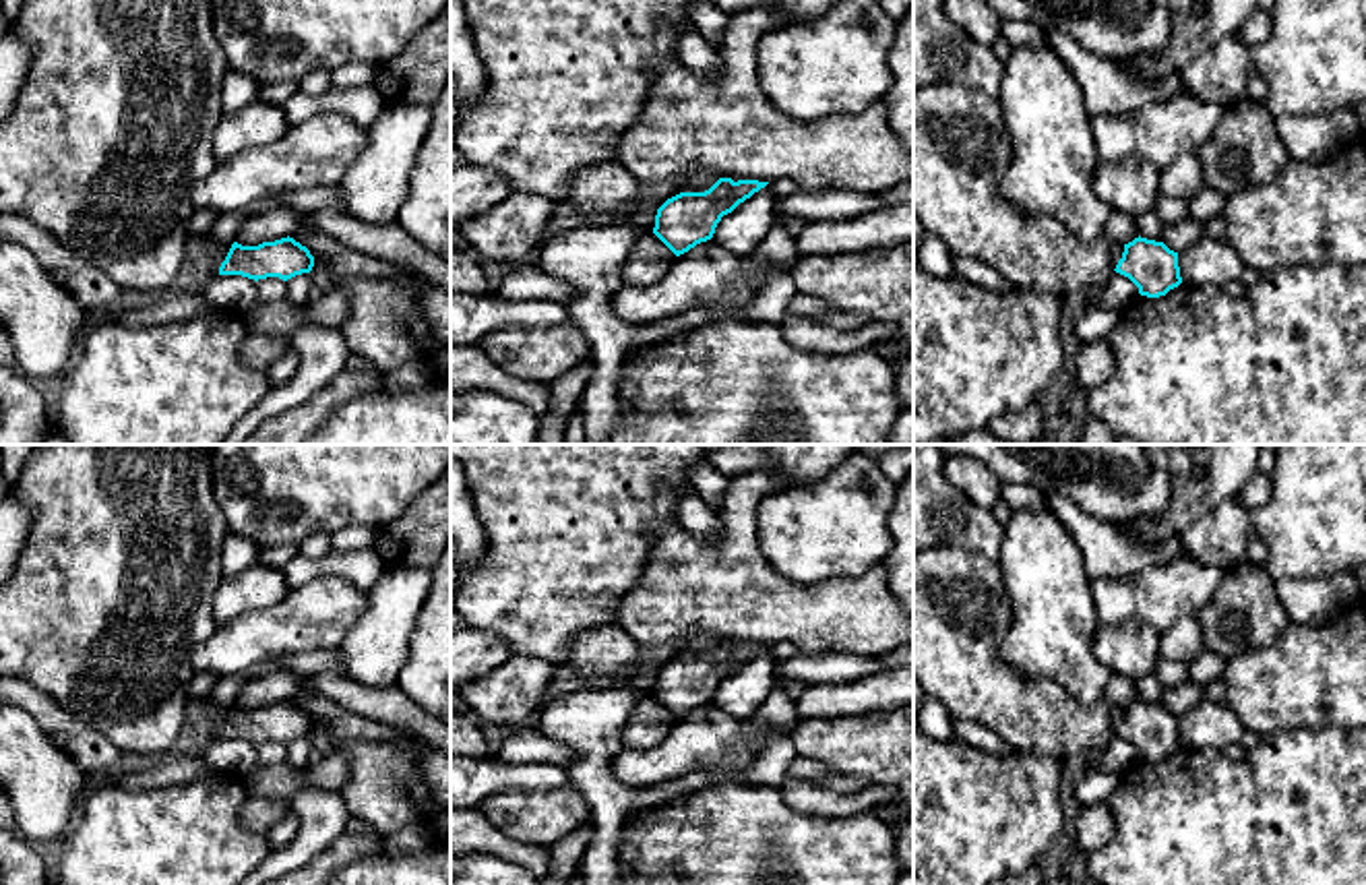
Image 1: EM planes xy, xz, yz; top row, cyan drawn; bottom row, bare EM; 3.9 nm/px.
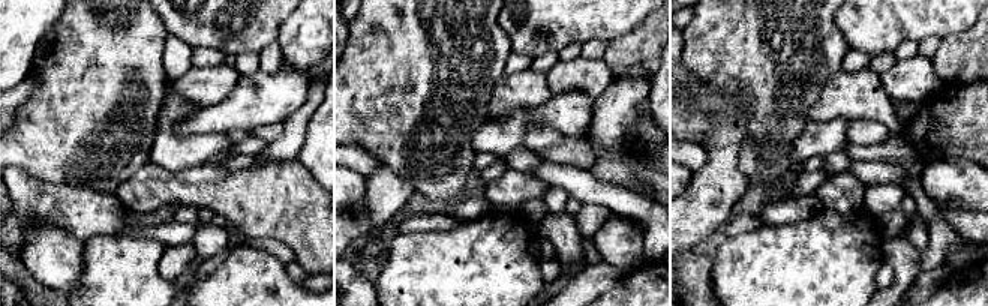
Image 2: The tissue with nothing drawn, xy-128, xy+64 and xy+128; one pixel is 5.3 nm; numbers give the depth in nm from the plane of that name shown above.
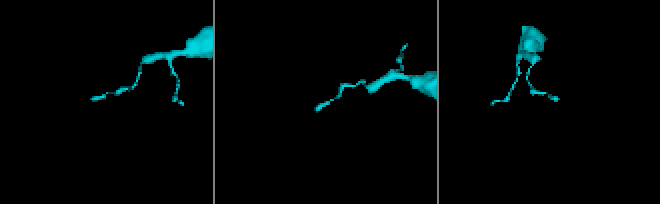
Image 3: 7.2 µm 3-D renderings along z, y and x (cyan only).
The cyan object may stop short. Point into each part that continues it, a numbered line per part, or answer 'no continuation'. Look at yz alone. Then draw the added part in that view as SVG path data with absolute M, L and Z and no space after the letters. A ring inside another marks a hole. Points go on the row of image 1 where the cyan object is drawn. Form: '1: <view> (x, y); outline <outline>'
no continuation

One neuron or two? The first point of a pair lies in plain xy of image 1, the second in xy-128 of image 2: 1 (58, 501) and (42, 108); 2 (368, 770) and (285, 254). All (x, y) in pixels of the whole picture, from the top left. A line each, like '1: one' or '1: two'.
1: one
2: two

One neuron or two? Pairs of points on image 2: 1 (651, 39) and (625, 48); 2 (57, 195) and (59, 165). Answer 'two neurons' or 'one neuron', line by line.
1: one neuron
2: two neurons

